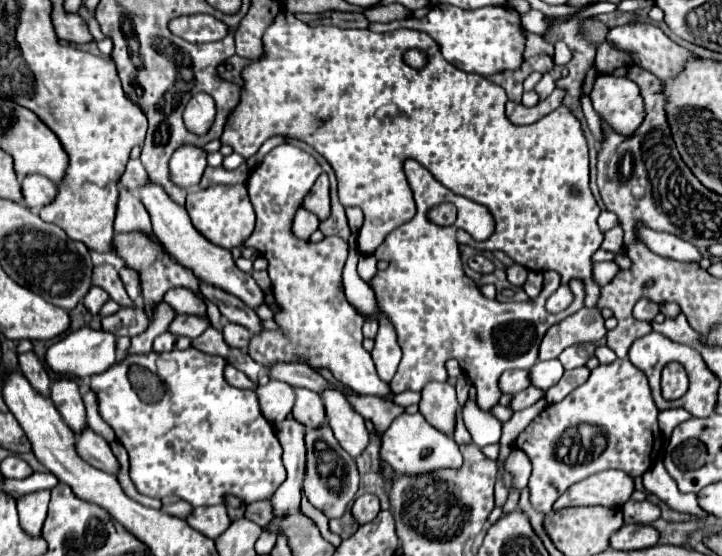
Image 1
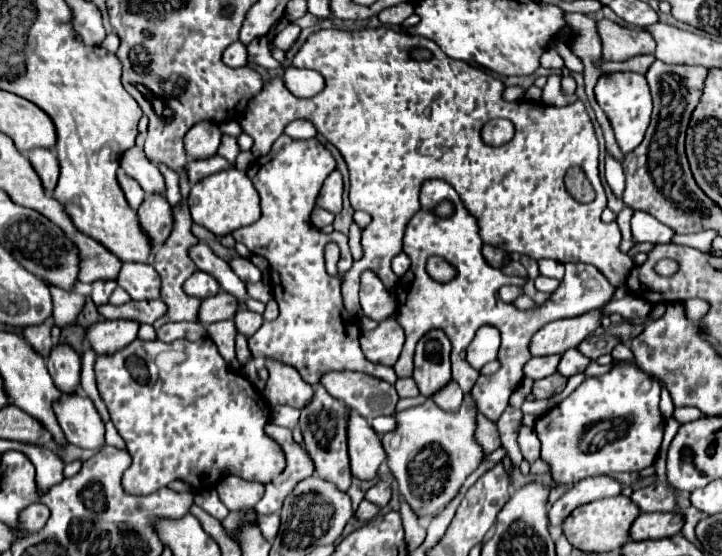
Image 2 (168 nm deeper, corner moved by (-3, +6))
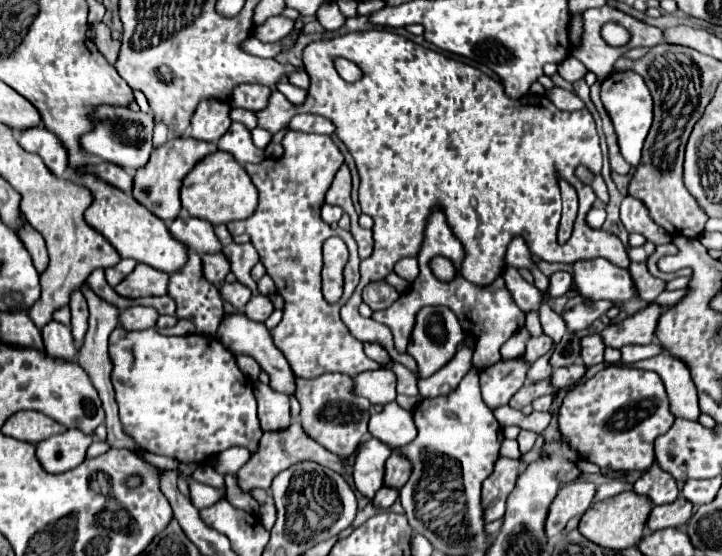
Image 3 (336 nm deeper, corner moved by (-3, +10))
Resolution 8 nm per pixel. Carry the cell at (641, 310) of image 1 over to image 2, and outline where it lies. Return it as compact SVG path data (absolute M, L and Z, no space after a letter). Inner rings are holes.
M628 294L622 300L612 300L602 308L604 316L610 316L614 312L618 312L622 318L646 318L650 312L650 302L646 302L640 296Z

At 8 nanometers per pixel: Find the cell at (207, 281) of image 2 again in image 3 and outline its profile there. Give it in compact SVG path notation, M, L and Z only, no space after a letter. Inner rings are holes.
M204 254L202 256L202 270L204 270L204 278L212 284L222 284L226 274L230 272L230 264L224 258L224 254Z

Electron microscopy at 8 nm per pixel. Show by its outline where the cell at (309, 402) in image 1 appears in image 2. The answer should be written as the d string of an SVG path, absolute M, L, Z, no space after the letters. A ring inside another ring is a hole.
M268 358L266 362L268 368L268 382L264 388L264 398L270 406L278 406L278 404L288 404L292 408L302 408L306 406L306 402L312 398L314 388L310 384L306 384L300 374L296 374L296 370L292 370L292 366L284 364L284 362L272 362Z

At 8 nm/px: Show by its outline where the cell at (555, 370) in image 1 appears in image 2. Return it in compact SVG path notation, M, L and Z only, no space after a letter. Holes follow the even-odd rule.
M570 348L562 354L562 360L558 364L558 372L564 374L564 376L574 376L578 372L584 372L588 368L592 360L590 358L584 358L584 354L580 354L580 350L576 348Z

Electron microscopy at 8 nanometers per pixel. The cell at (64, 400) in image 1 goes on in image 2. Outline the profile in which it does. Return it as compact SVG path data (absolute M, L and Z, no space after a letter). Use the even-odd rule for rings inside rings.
M56 344L48 356L48 372L62 394L78 392L80 384L80 356L68 344Z

